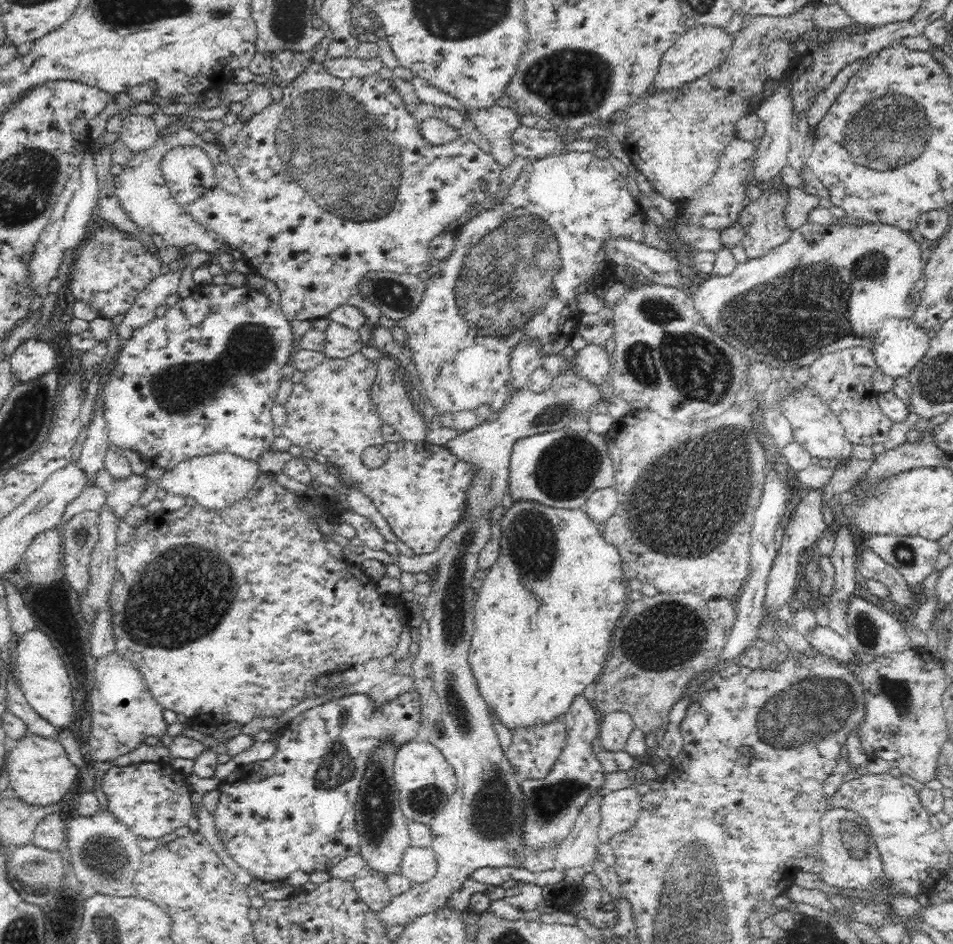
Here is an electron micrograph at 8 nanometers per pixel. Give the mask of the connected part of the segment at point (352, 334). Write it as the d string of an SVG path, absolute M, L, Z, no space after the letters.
M326 321L322 326L325 330L325 348L323 353L326 357L332 359L347 358L352 356L352 354L365 351L364 340L360 331L333 321Z

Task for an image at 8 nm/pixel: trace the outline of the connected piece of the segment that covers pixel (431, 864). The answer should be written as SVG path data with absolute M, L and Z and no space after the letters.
M408 847L401 861L400 874L412 884L428 882L437 872L437 856L431 847Z

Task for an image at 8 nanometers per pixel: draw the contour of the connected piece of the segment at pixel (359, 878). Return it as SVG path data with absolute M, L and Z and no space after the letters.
M360 870L352 877L354 890L373 911L388 906L395 897L385 882L386 875L379 872Z

